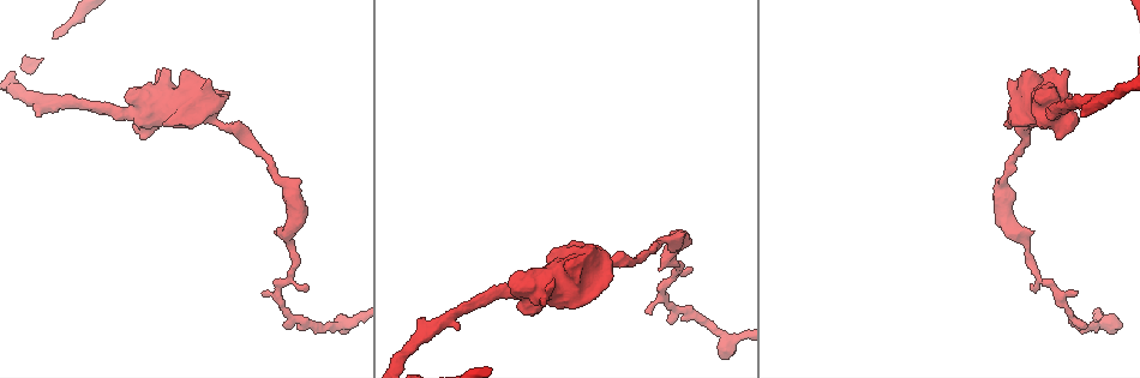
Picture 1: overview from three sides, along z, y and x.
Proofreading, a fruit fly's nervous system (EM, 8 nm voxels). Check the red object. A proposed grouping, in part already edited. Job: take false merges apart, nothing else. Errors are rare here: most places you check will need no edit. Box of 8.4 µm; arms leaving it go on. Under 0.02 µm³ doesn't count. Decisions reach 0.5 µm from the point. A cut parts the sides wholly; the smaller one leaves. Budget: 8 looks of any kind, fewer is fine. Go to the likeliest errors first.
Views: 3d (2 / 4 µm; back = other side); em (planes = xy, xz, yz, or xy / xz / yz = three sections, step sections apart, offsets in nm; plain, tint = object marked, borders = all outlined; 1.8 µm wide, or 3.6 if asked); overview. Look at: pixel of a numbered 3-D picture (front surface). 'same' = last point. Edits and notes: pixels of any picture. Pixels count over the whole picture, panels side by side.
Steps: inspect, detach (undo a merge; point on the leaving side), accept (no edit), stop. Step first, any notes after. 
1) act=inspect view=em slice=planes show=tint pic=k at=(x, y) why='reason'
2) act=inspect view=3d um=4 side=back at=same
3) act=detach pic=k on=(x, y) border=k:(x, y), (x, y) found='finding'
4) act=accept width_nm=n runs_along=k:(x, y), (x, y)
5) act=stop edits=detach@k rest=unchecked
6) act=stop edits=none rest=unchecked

act=inspect view=3d um=4 pic=1 at=(210, 117) why='a narrow waist'

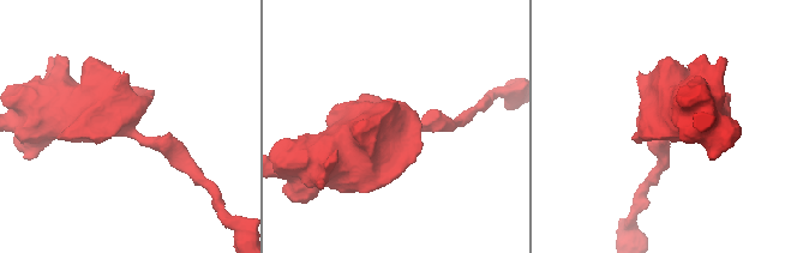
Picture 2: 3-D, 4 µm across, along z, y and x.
act=inspect view=em um=3.6 slice=yz step=8 show=tint pic=2 at=(127, 127) why='now the EM'

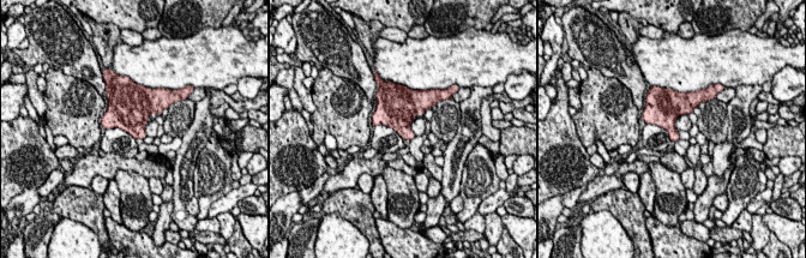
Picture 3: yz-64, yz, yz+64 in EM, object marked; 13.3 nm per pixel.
act=inspect view=em um=3.6 slice=planes show=tint at=same

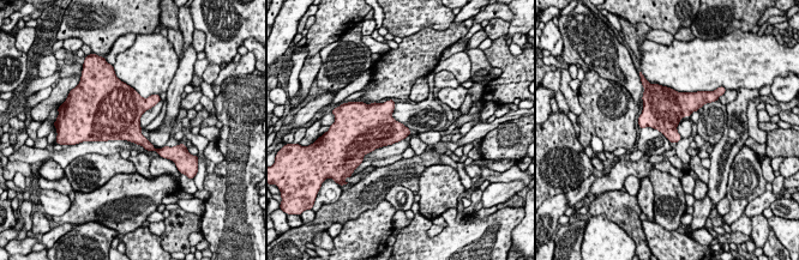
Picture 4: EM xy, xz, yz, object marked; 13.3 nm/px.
act=accept found='all the same cell'

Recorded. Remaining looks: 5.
act=inspect view=em slice=yz step=4 show=tint pic=1 at=(1101, 321) why='abrupt turn'

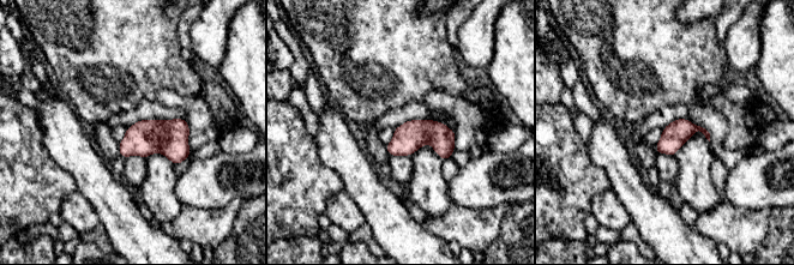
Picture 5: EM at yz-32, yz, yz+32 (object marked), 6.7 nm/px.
act=inspect view=em slice=xy step=4 show=borders at=same why='cut it another way'

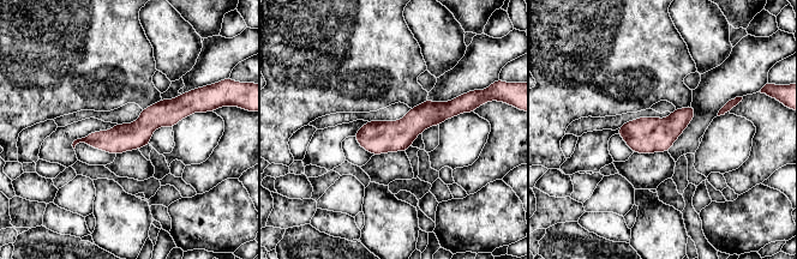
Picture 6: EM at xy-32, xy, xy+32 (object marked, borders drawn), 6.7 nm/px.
act=accept runs_along=6:(193, 106), (131, 137), (87, 140) found='one cell here'

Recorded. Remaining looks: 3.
act=inspect view=em slice=yz step=16 show=tint pic=1 at=(498, 290)

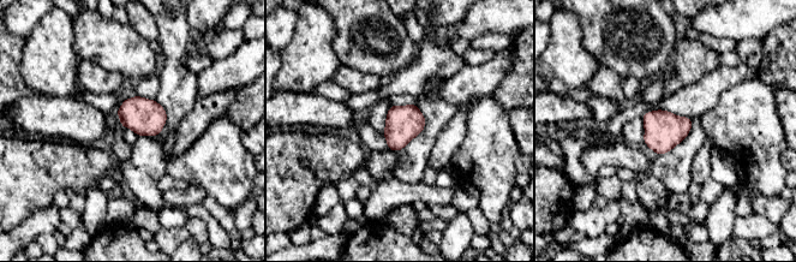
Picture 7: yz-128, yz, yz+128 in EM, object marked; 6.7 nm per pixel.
act=inspect view=em slice=planes show=tint at=same why='another direction'

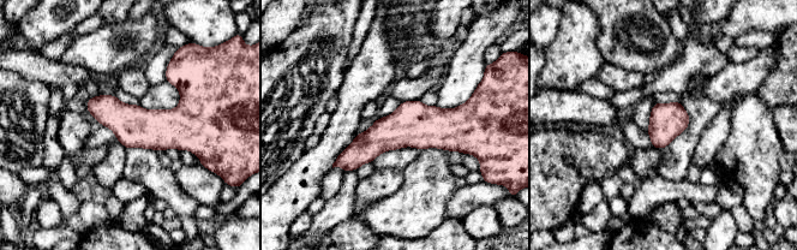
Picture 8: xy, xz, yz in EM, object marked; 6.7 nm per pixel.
act=accept width_nm=240 found='one cell here'

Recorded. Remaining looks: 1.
act=inspect view=em slice=planes show=tint pic=1 at=(1010, 230) why='thick turns thin'

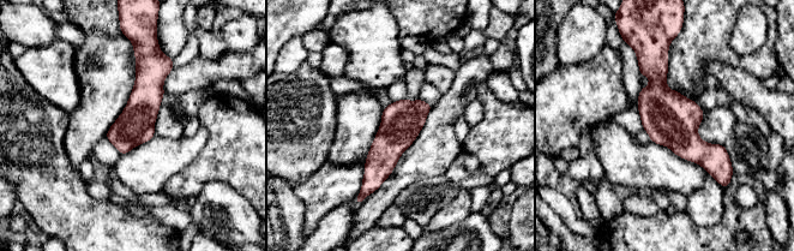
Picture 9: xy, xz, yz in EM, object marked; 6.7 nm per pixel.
act=accept width_nm=260 runs_along=9:(138, 54), (144, 103), (122, 150) found='continuous, no second cell'

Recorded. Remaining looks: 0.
act=stop edits=none rest=unchecked

